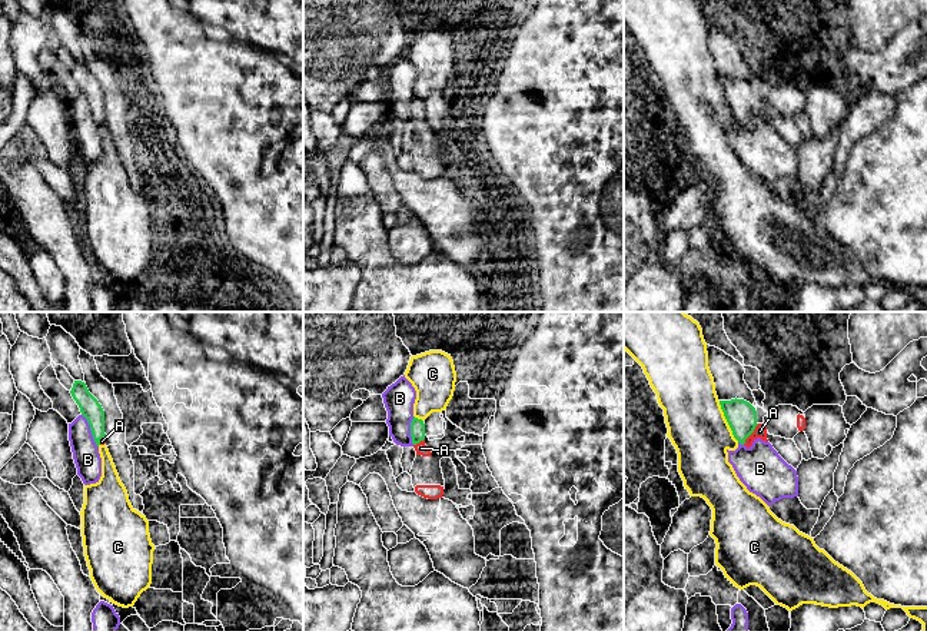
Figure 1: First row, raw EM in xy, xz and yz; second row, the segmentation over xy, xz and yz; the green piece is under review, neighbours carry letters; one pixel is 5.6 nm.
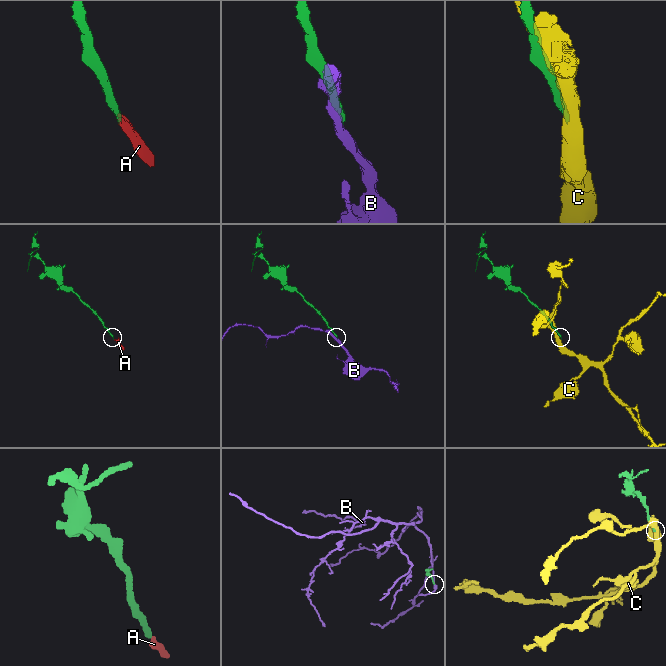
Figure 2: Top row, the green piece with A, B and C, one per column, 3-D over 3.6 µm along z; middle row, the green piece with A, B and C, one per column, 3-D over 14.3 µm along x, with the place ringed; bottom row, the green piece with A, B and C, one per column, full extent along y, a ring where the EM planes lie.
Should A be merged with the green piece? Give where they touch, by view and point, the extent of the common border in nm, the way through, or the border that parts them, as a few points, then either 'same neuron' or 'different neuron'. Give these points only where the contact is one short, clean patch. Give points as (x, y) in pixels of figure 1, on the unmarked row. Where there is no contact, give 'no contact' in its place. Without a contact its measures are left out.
yz (751, 112) | 150 nm | across yz (741, 96), (743, 103), (751, 112), (760, 110) | same neuron

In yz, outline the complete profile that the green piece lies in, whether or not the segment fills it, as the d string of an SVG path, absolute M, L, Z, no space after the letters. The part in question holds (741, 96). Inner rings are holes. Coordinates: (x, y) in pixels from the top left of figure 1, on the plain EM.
M744 79L720 80L734 117L750 127L757 117L768 122L767 106L757 102L755 87Z

